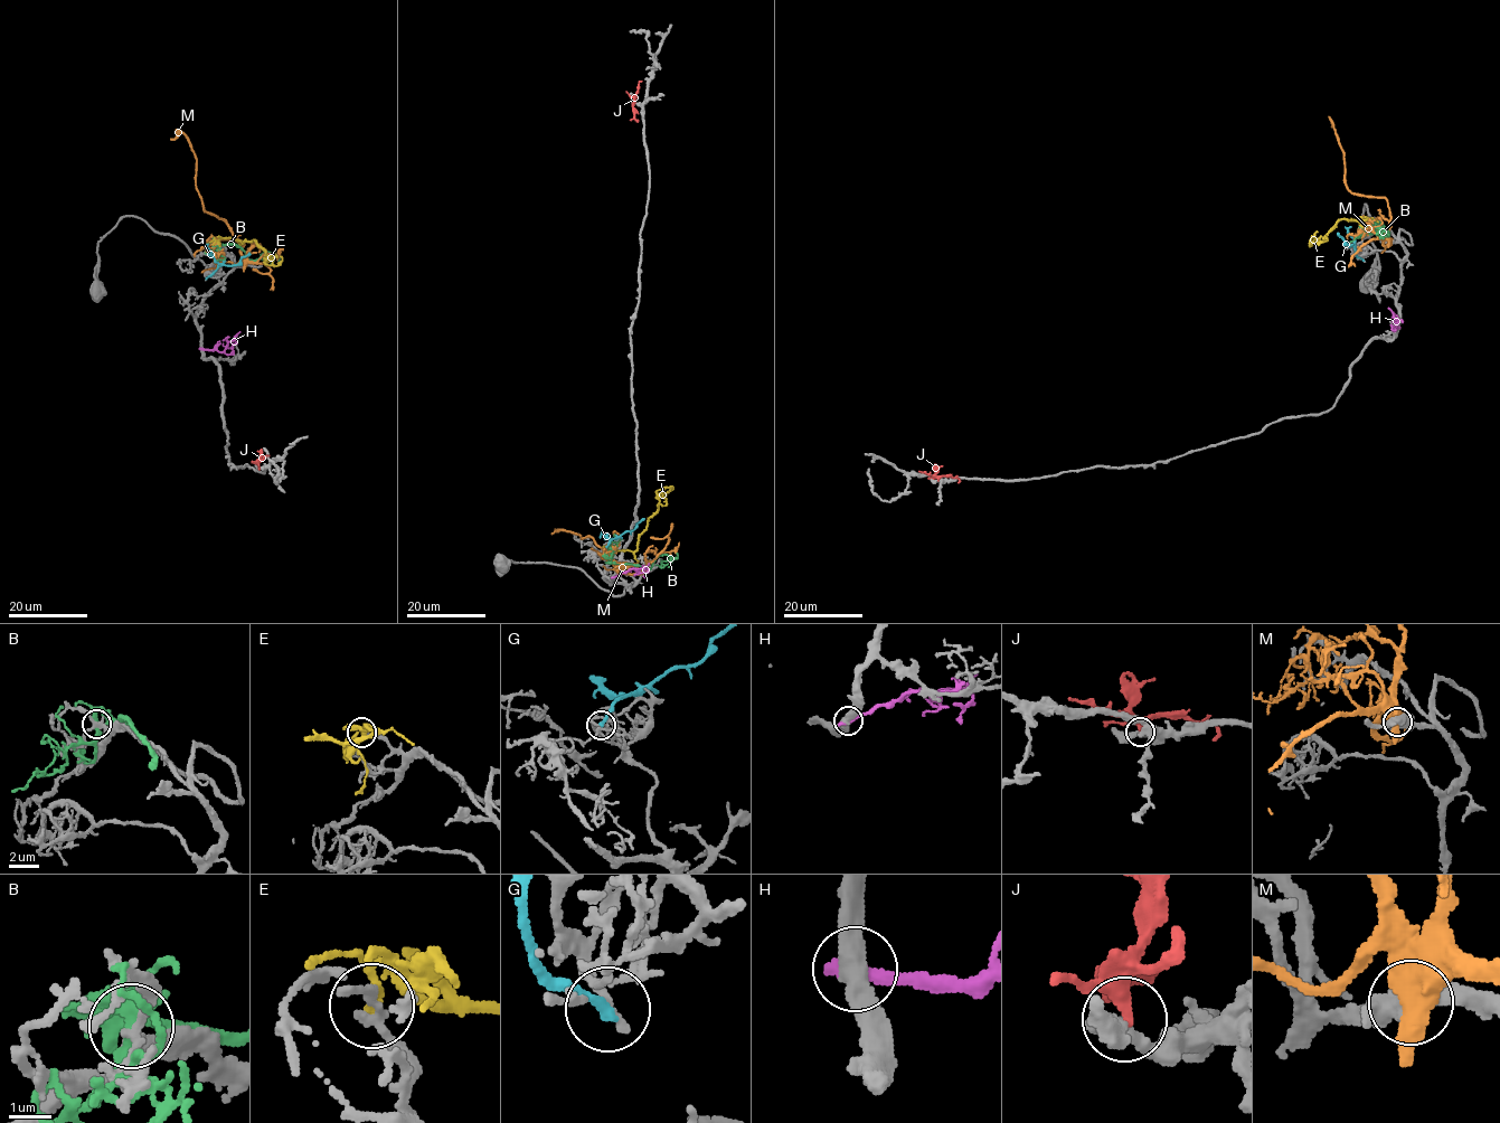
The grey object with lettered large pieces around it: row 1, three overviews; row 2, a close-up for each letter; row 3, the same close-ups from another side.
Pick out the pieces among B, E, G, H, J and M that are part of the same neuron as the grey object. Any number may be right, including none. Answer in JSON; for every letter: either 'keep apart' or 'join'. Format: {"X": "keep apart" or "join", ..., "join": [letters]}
{"B": "keep apart", "E": "keep apart", "G": "keep apart", "H": "keep apart", "J": "keep apart", "M": "keep apart", "join": []}

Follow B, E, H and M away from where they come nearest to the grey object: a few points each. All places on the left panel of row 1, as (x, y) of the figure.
B: (215, 244), (236, 244), (252, 260), (270, 252), (272, 256), (256, 258)
E: (214, 238), (254, 239), (264, 251), (265, 260), (269, 258), (275, 265), (282, 260), (280, 256)
H: (201, 349), (222, 352), (239, 332)
M: (244, 265), (243, 244), (223, 219), (207, 213), (203, 205), (191, 143), (181, 132), (170, 140)

